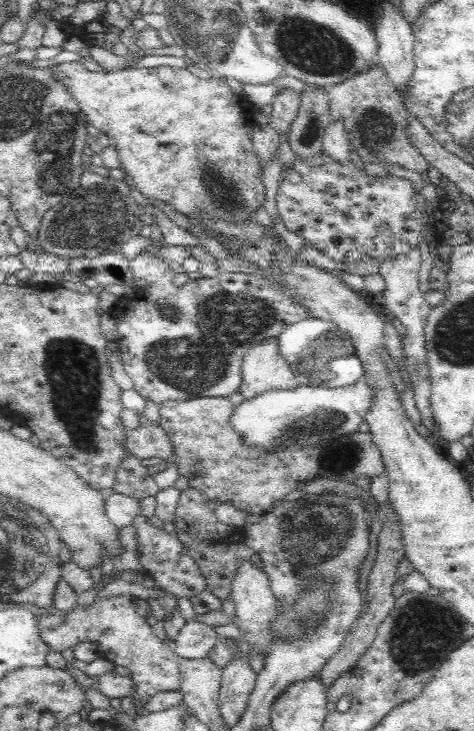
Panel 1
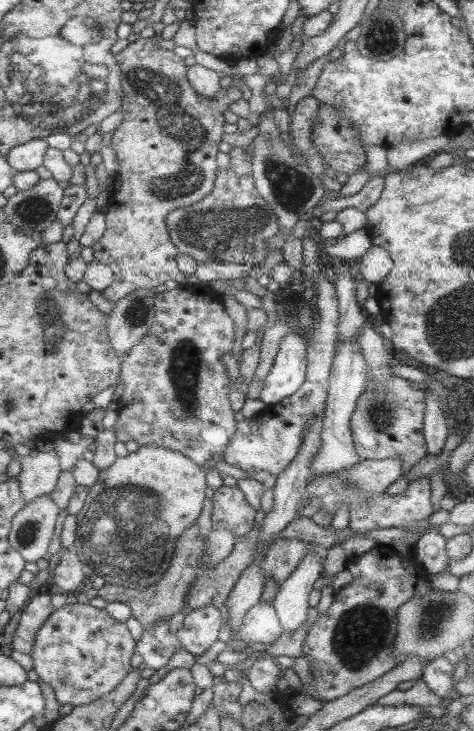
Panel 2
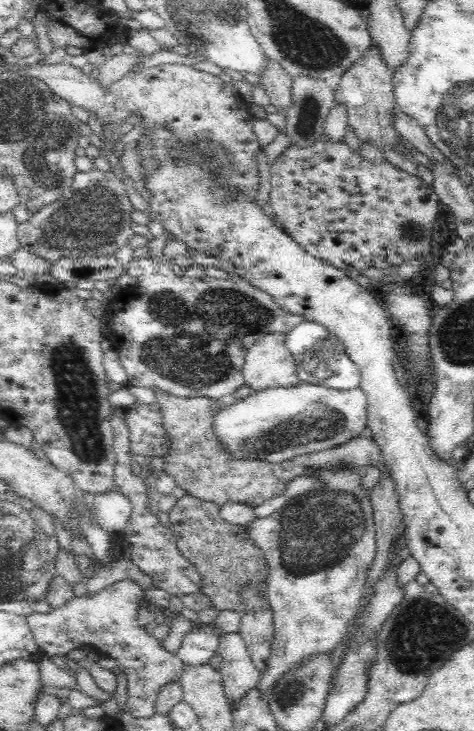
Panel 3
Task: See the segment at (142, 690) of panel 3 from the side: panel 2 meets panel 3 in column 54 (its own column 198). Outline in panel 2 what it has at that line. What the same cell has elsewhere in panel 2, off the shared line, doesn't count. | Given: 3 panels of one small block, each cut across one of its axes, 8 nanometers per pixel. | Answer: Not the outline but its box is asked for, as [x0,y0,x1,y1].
[176,606,221,658]

